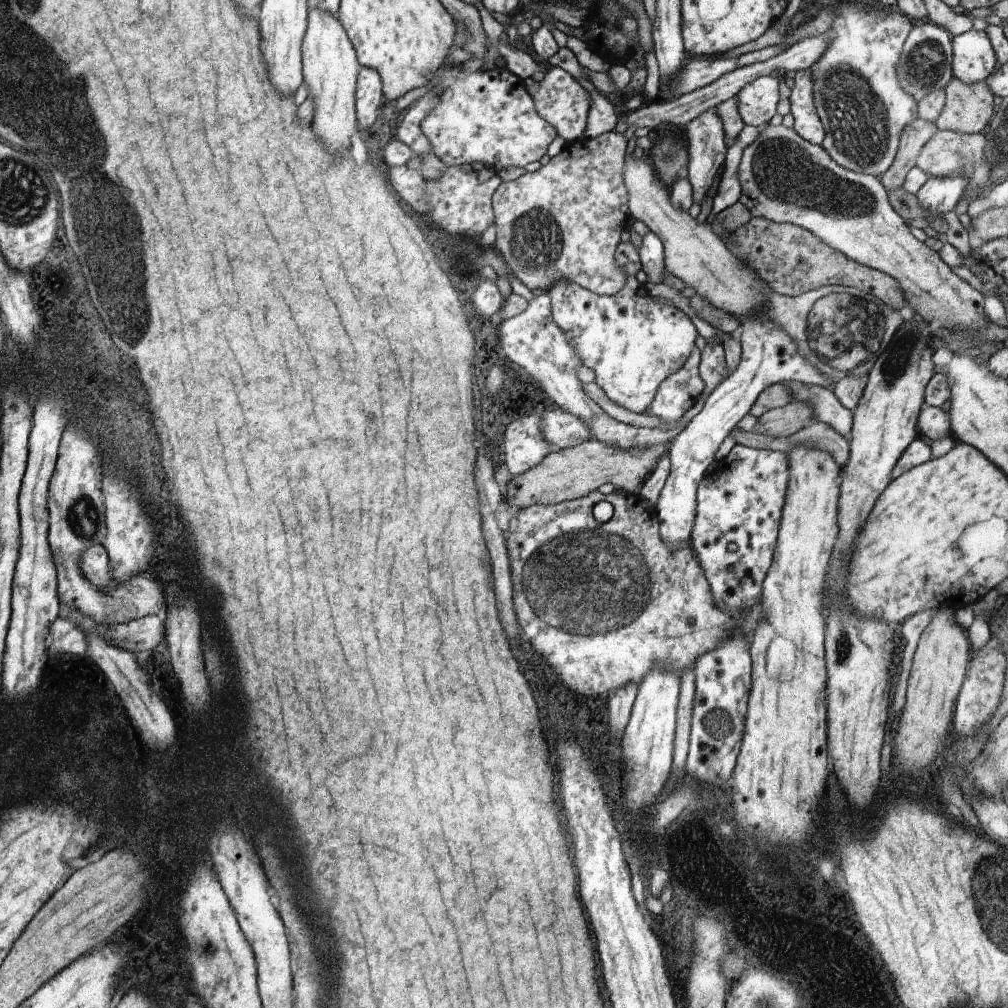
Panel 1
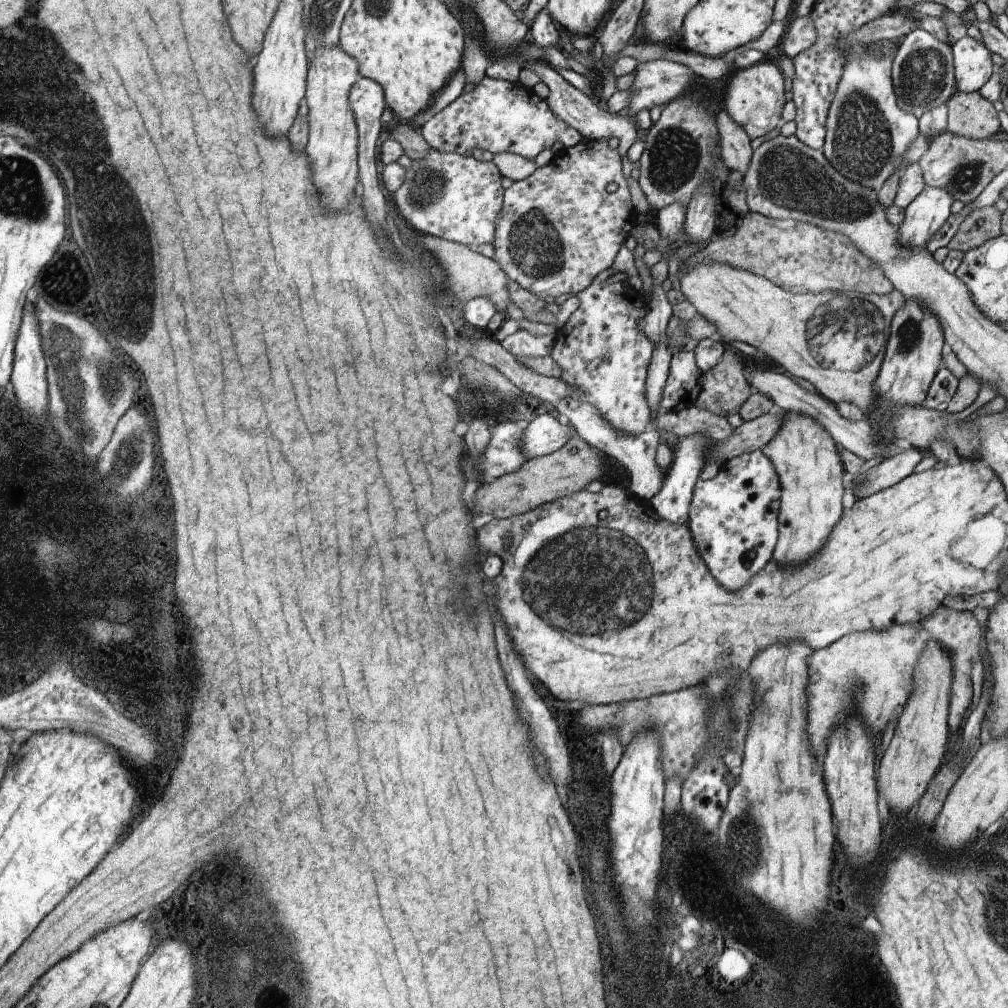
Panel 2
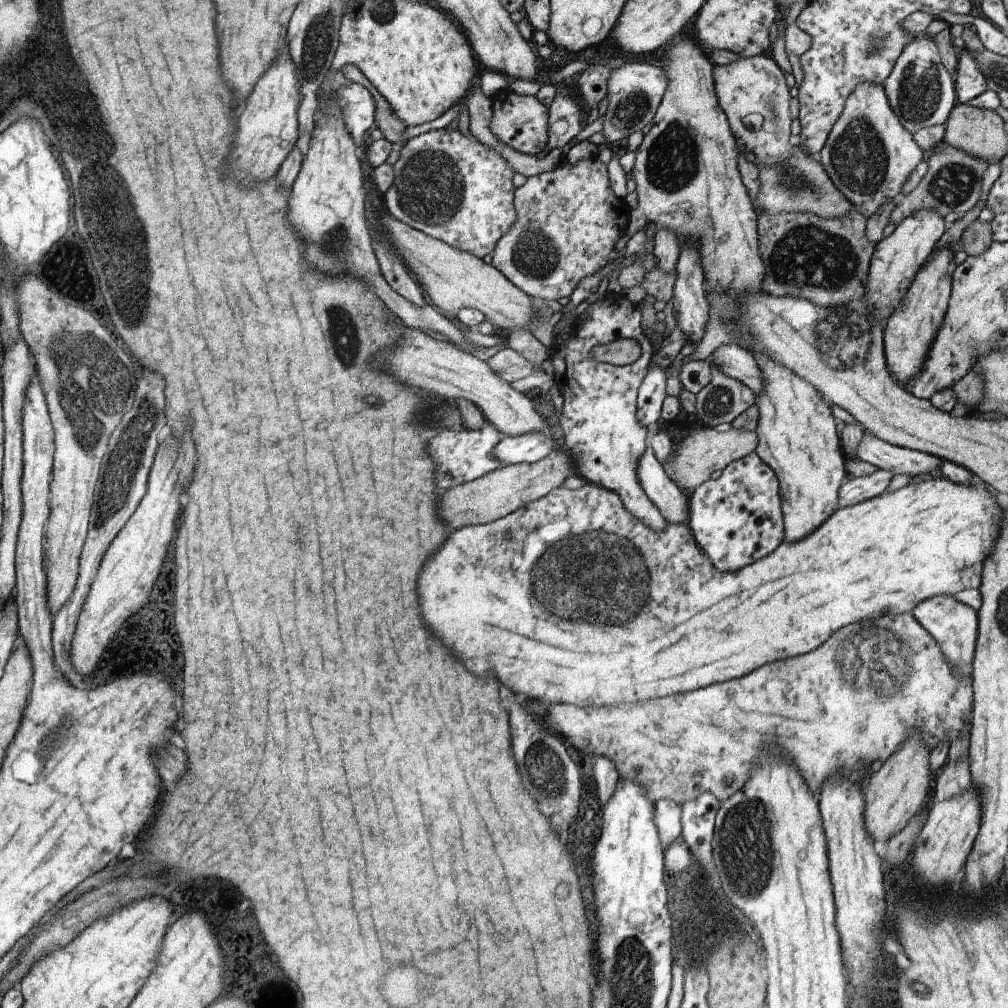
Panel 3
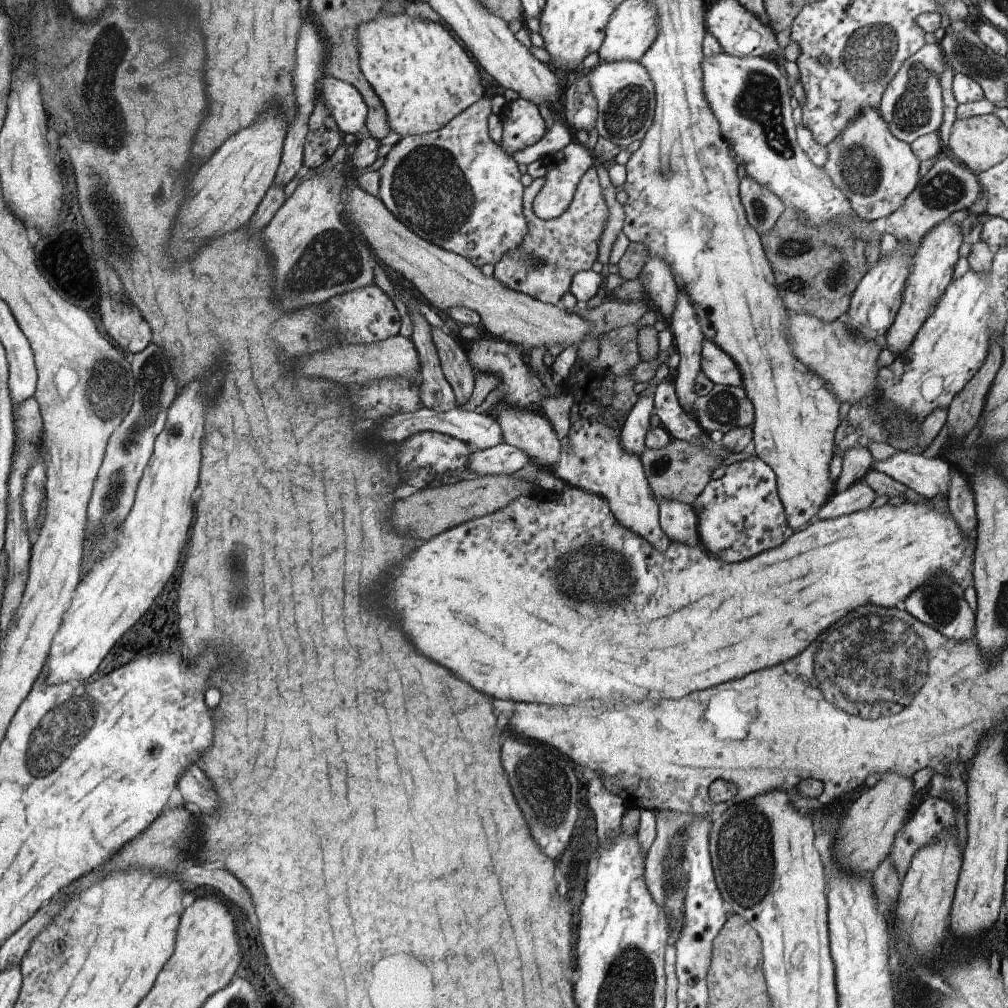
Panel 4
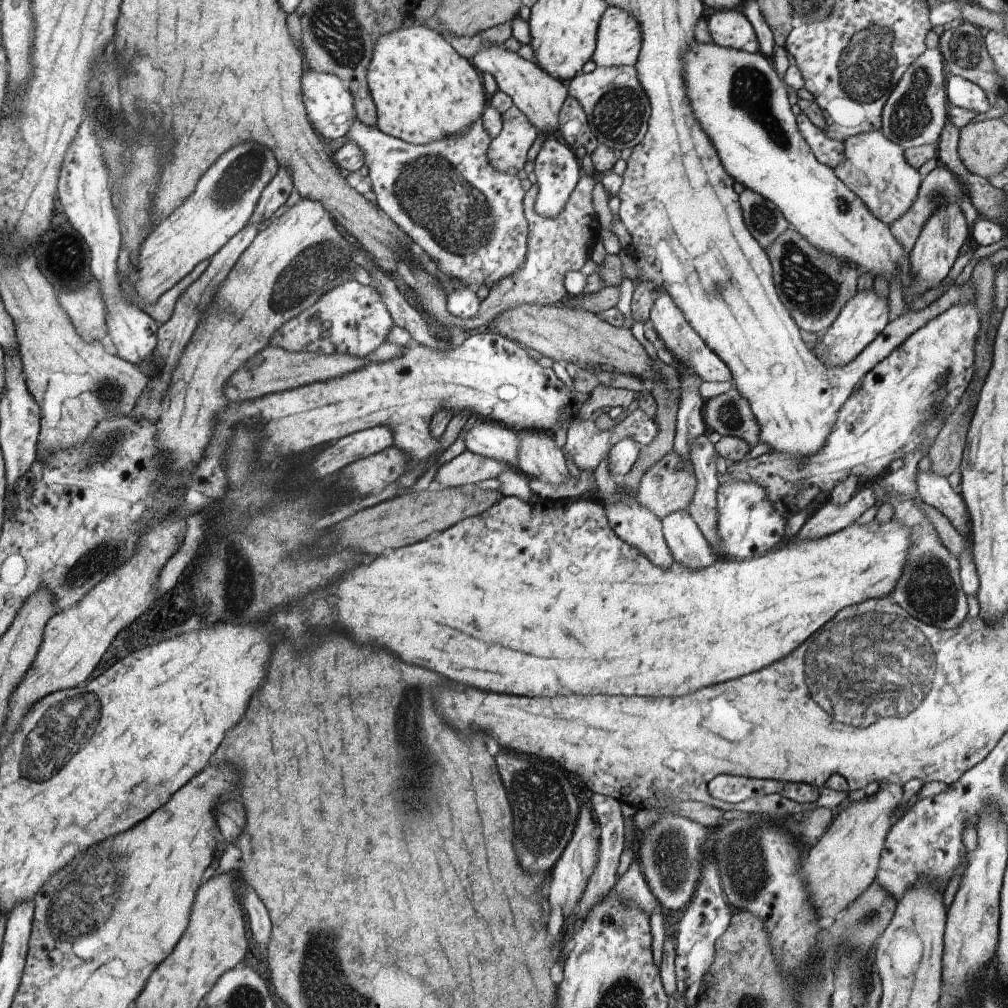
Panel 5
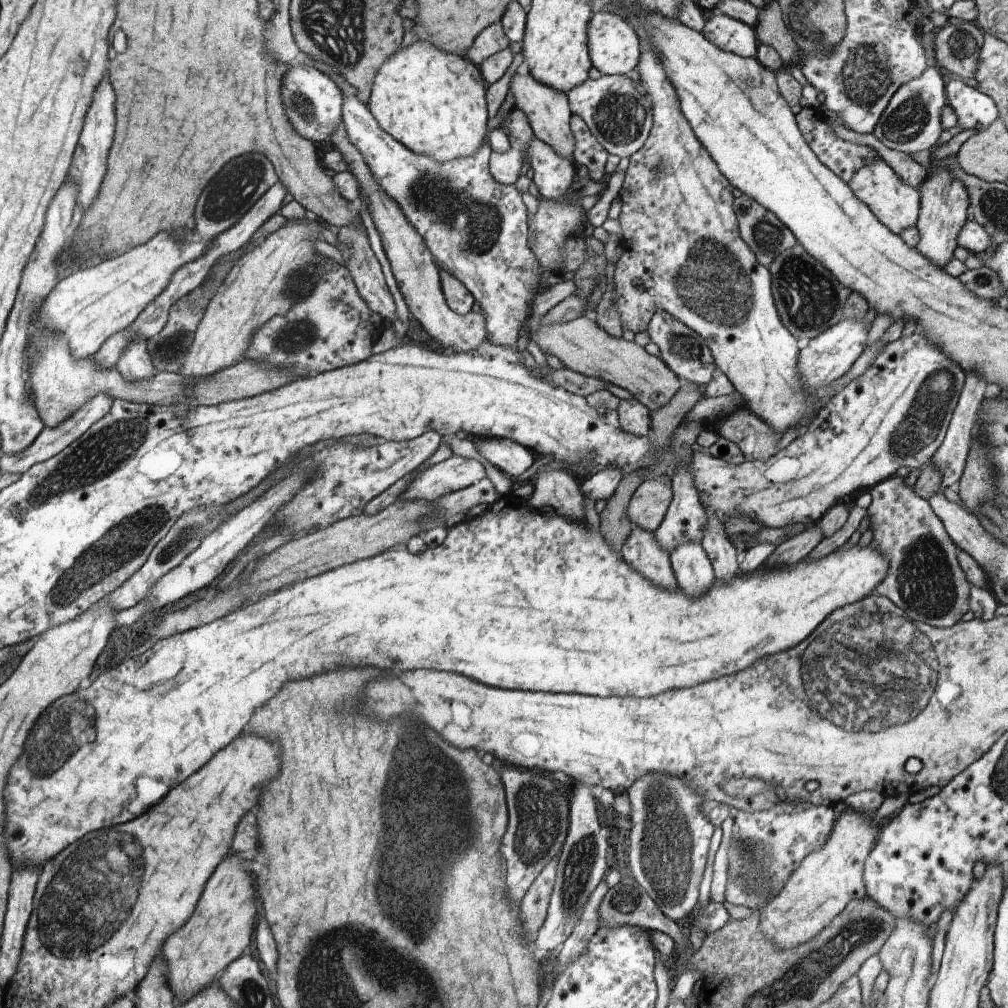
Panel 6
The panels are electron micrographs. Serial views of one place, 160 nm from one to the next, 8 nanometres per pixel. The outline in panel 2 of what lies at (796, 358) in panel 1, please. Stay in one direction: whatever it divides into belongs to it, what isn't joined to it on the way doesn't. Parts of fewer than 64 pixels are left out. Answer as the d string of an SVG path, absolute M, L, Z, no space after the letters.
M702 432L679 438L674 461L665 474L664 484L662 484L662 488L660 488L656 496L647 503L655 510L659 518L670 522L670 524L678 524L678 526L688 524L694 488L696 487L696 482L699 482L703 468L708 463L708 453L713 449L714 443L716 442L713 442L712 438L704 436Z

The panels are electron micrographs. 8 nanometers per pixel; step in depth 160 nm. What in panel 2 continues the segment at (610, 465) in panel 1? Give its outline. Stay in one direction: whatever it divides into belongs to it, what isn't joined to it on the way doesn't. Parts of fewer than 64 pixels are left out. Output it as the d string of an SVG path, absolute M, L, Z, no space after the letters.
M575 431L570 439L553 454L528 459L526 464L502 478L485 482L474 490L474 514L485 514L488 519L506 519L514 514L528 513L542 506L544 502L554 502L570 494L585 490L593 480L600 480L604 474L604 458L595 447L585 442Z

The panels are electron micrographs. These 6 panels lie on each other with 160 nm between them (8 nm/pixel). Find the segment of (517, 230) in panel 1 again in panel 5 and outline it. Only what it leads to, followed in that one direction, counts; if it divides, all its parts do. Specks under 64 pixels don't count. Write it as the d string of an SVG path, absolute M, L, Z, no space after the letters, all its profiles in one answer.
M582 174L579 182L572 192L566 208L556 218L544 218L534 212L536 196L539 192L538 184L534 184L525 194L523 201L524 214L528 222L529 236L527 238L527 254L520 268L510 274L508 278L498 280L492 284L489 296L480 304L480 310L472 319L462 319L452 316L447 310L447 296L444 288L438 282L432 282L430 274L422 268L412 268L410 272L418 282L415 289L422 308L426 310L432 320L448 326L453 332L466 330L467 334L488 329L494 321L494 316L504 312L506 308L520 306L520 304L540 304L540 306L559 305L566 298L564 276L566 272L580 271L588 259L591 258L591 247L599 241L600 222L594 210L593 192L597 182L594 174Z

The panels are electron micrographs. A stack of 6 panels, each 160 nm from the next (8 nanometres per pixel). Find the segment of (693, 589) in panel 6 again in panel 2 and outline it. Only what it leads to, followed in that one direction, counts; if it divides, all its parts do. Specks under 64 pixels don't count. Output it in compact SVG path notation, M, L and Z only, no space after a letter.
M569 396L560 400L555 405L560 415L566 416L570 421L571 426L574 427L578 436L585 442L588 442L592 447L595 447L600 453L616 459L617 463L624 466L626 475L628 476L628 490L642 498L647 504L662 488L664 484L665 474L657 466L656 456L657 448L660 446L660 441L664 438L660 436L660 432L655 427L649 427L642 434L632 436L620 430L614 430L598 412L598 408L594 408L592 404L578 400L574 396Z

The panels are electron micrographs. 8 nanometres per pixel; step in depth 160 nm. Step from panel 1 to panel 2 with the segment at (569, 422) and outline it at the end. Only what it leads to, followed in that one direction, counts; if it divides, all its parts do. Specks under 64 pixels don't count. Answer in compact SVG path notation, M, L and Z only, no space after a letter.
M550 414L538 416L524 430L520 440L520 450L524 458L534 459L560 450L574 432L569 425L560 424Z

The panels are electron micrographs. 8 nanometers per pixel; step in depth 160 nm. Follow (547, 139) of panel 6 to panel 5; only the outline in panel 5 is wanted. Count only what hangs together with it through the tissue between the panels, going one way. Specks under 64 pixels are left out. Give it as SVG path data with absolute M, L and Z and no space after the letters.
M504 44L484 46L474 54L472 60L484 73L490 74L497 83L498 89L510 96L513 106L520 108L526 118L536 126L541 133L558 129L558 116L562 104L569 96L569 88L562 81L552 78L546 70L542 70L533 60L524 60L518 52L506 50Z

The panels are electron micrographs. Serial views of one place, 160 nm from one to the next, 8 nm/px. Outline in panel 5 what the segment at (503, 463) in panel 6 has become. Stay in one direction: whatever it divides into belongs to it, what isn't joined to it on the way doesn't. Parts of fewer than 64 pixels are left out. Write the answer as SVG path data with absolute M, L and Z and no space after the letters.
M478 420L469 430L462 430L464 434L464 442L466 449L474 454L484 455L487 458L510 464L511 468L518 465L518 436L516 431L512 431L509 427L500 426L500 422L488 422L488 420Z

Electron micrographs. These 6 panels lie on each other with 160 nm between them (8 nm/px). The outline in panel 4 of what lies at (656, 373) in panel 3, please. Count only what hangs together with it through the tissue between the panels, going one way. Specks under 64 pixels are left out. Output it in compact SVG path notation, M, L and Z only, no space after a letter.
M652 394L638 399L619 432L621 447L630 455L641 456L645 449L645 436L650 428L650 415L655 408Z

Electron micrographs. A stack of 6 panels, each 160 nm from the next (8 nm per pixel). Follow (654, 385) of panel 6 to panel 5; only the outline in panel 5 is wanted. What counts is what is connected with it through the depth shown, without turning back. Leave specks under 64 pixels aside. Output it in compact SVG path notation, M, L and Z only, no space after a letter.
M520 304L496 314L490 328L522 347L536 350L540 357L550 357L562 364L572 362L582 369L600 368L602 371L632 374L644 380L650 389L656 378L665 383L659 364L648 356L642 344L634 337L632 329L615 328L592 312L574 310L562 304Z

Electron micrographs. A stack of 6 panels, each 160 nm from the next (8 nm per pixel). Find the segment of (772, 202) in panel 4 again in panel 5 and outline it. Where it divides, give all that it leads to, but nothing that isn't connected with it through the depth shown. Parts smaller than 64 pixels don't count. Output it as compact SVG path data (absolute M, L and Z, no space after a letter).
M748 188L740 193L739 202L746 227L764 249L790 227L776 204Z

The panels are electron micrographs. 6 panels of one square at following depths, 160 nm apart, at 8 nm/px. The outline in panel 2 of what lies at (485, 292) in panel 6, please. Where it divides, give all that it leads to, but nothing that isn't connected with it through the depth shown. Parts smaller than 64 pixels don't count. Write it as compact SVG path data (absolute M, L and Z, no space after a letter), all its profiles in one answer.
M430 149L424 160L414 160L410 168L406 168L404 184L393 193L398 212L406 222L420 230L424 235L455 241L477 251L482 244L491 244L495 238L496 222L503 206L504 188L501 186L502 176L494 162L480 162L473 156L450 154Z

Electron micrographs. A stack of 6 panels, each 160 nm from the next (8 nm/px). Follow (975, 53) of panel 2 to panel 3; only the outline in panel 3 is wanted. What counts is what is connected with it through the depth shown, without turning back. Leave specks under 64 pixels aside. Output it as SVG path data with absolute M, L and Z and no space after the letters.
M964 49L958 51L959 63L955 76L955 89L958 103L967 103L988 90L988 85L981 68L978 68L978 63L975 58L968 55L967 52L968 50Z

